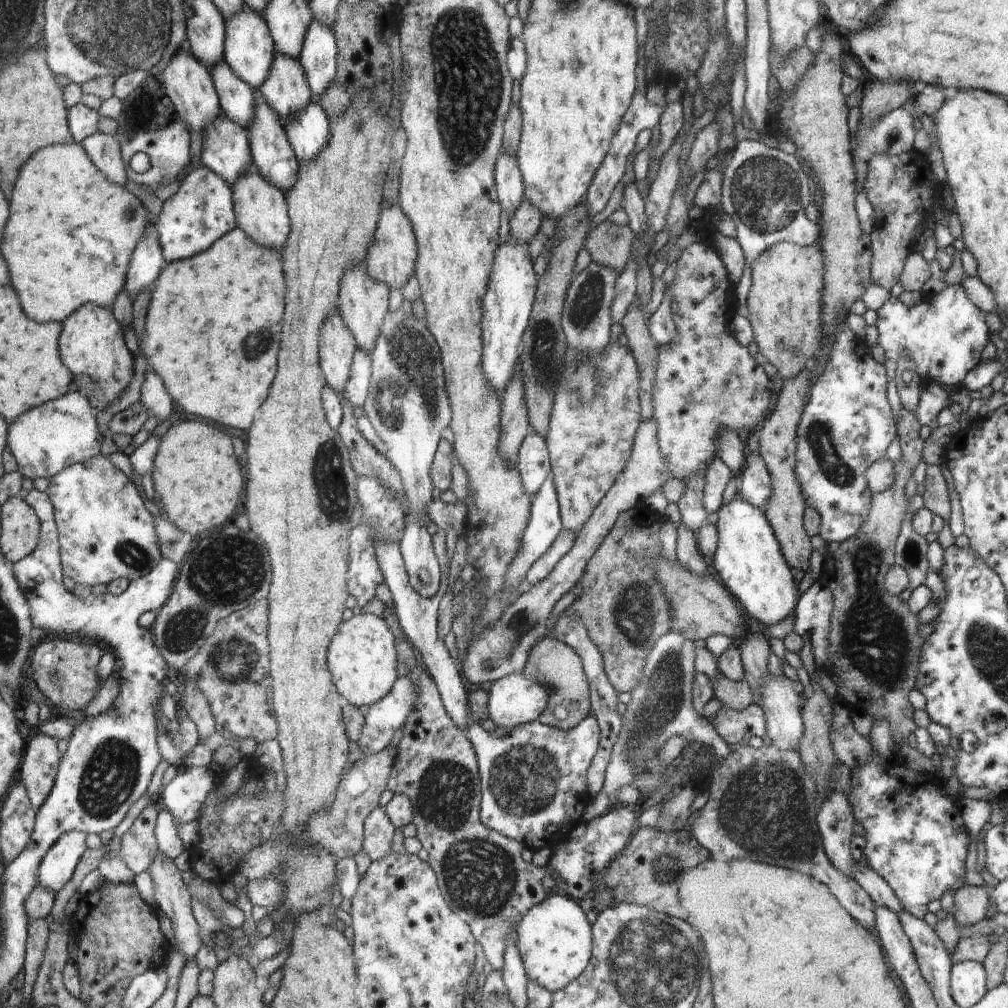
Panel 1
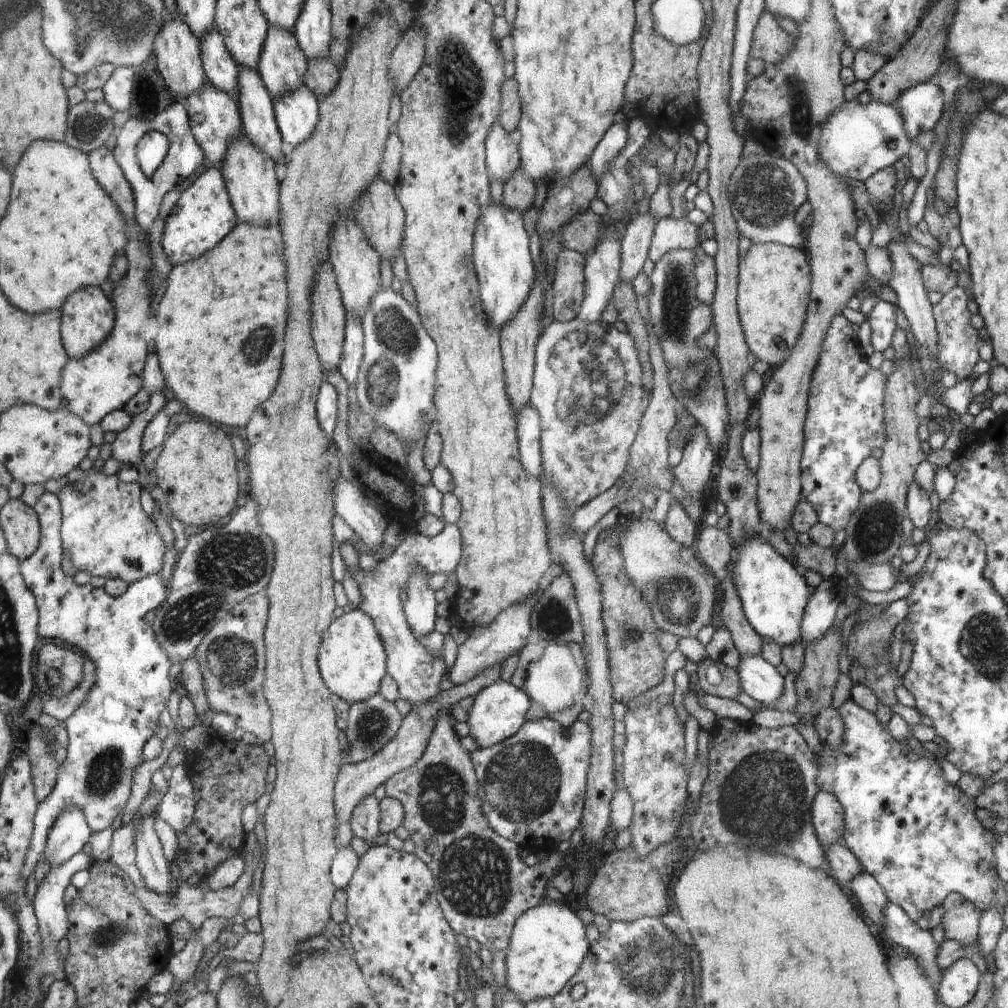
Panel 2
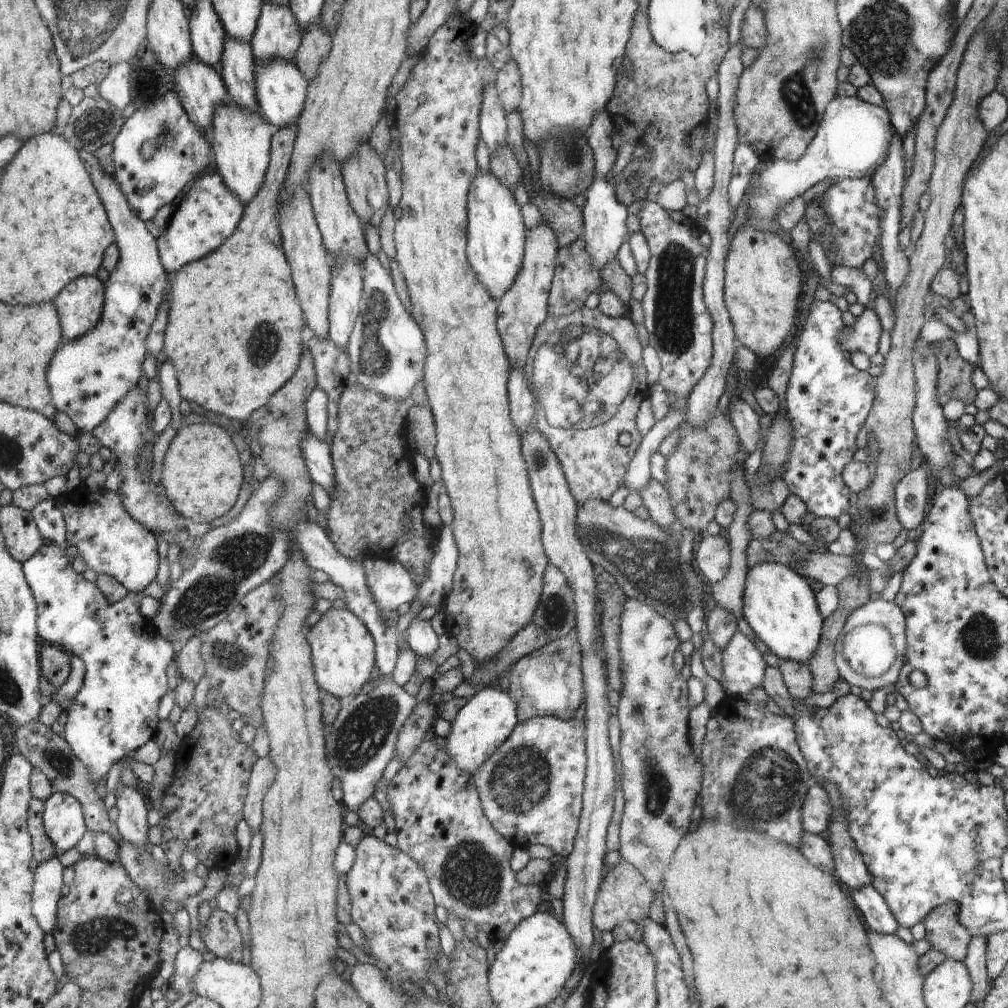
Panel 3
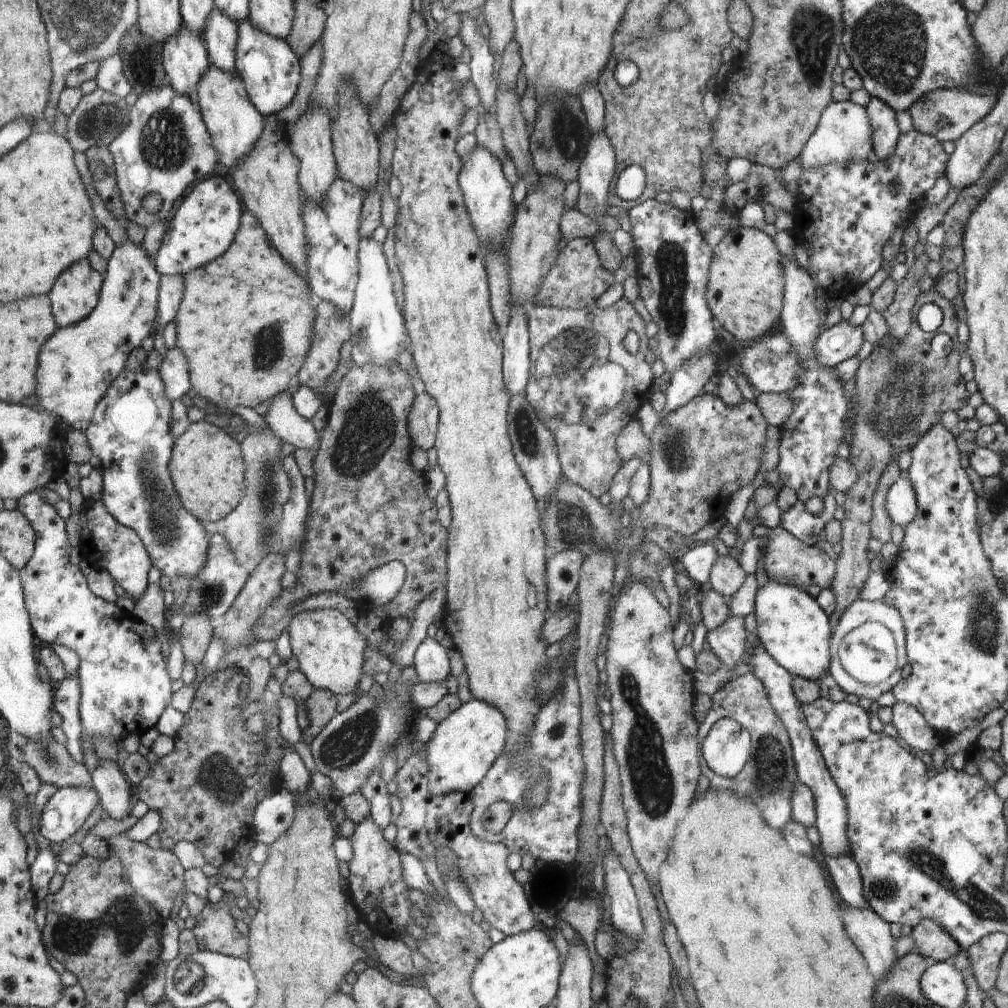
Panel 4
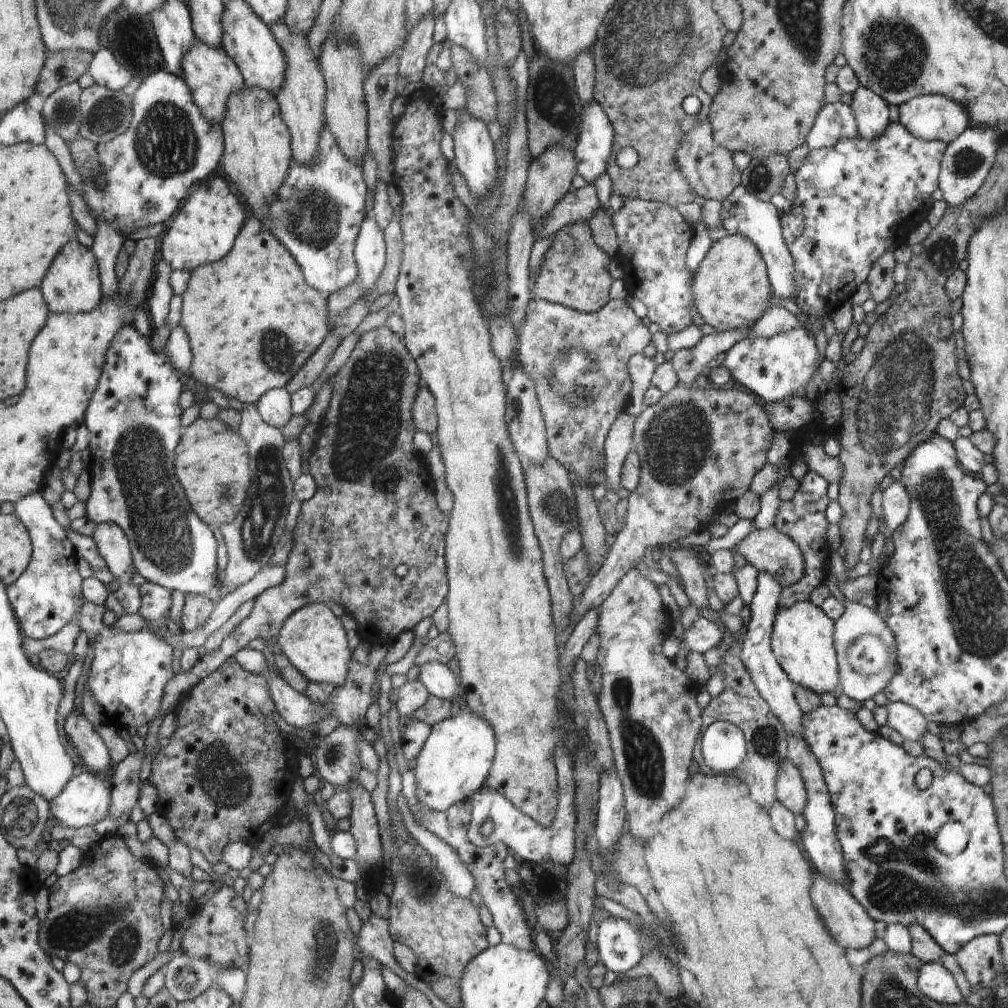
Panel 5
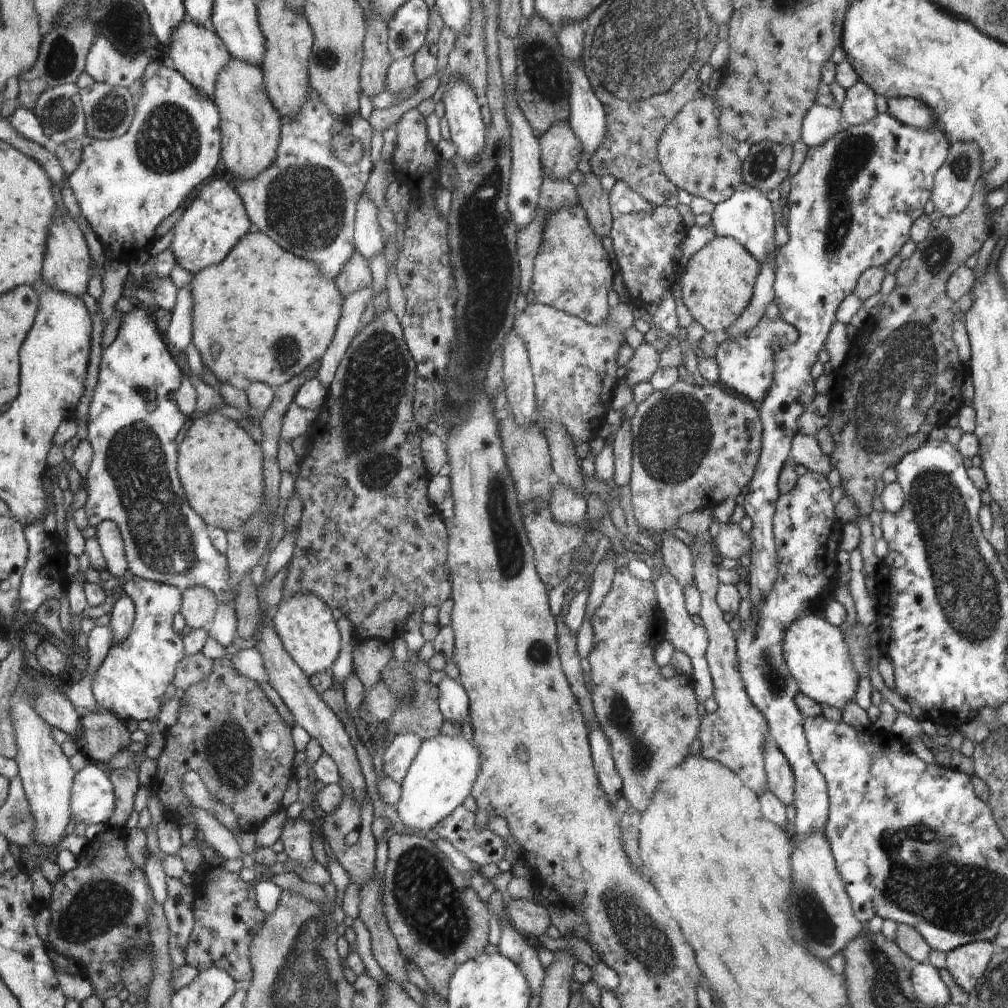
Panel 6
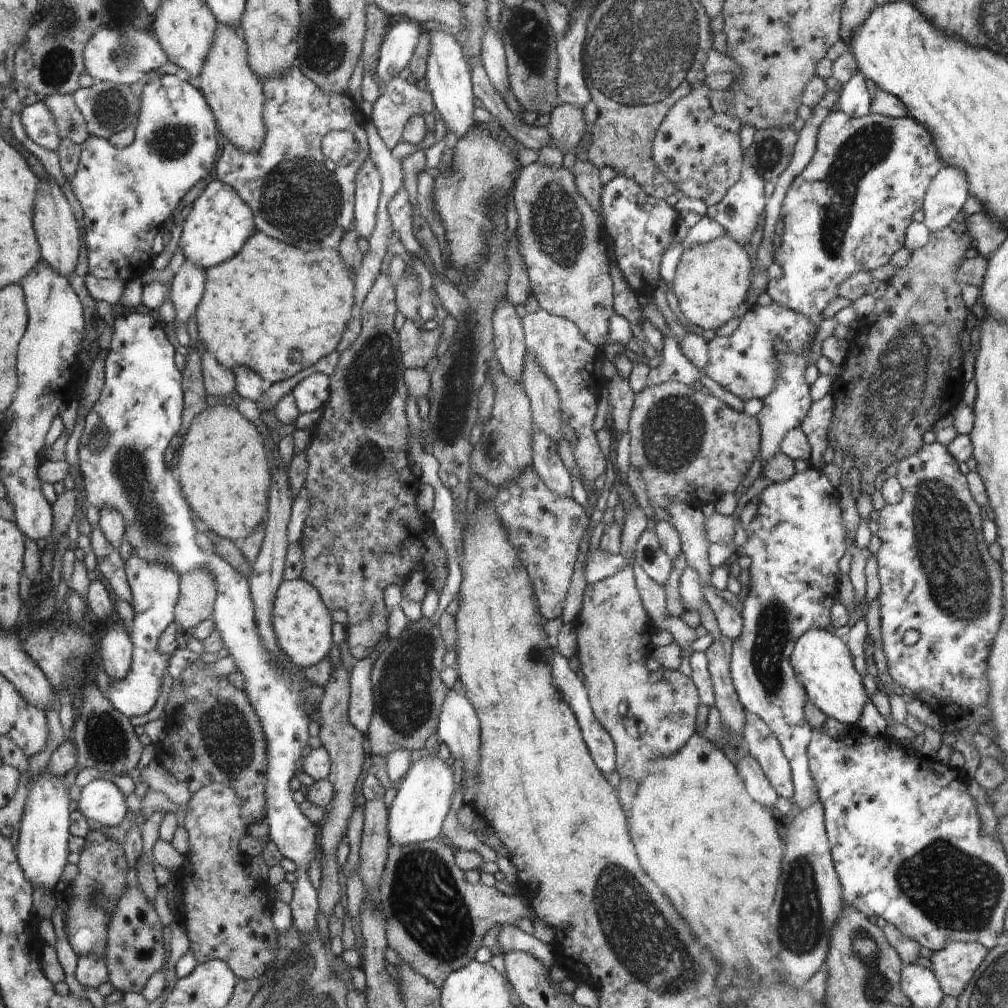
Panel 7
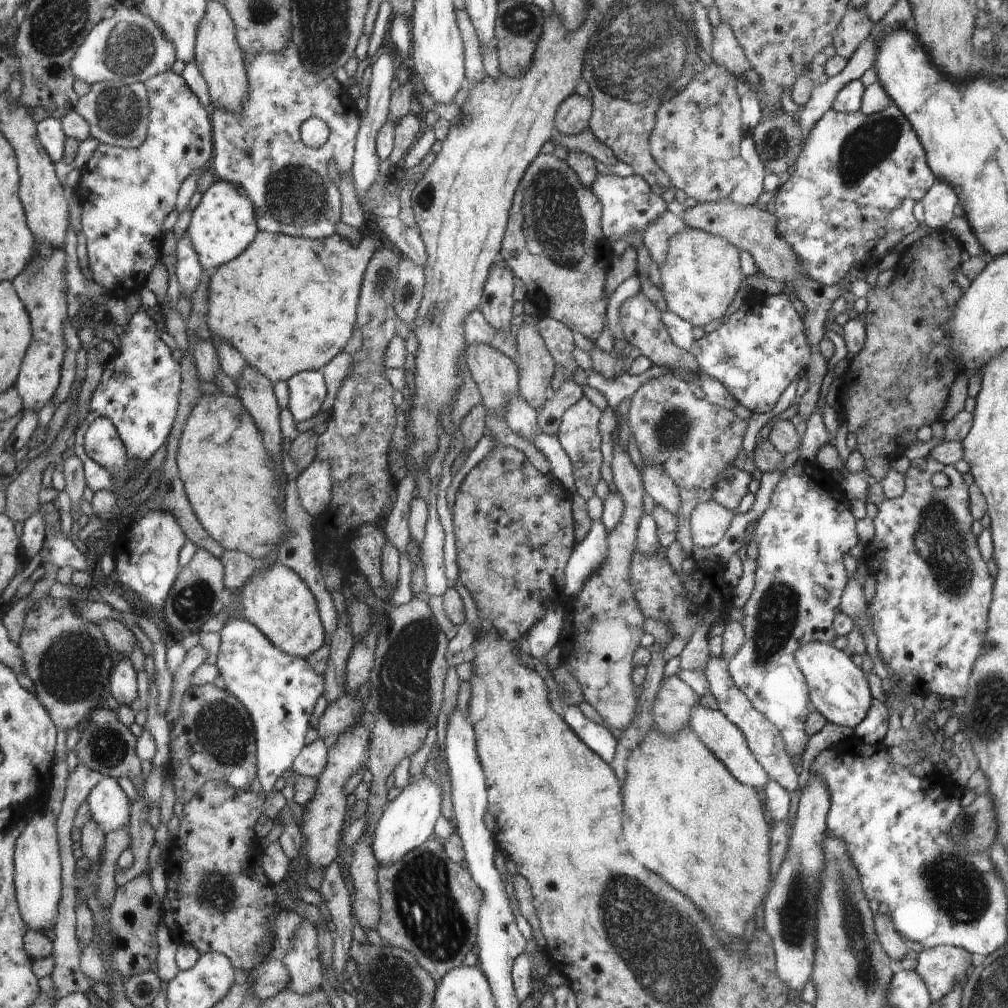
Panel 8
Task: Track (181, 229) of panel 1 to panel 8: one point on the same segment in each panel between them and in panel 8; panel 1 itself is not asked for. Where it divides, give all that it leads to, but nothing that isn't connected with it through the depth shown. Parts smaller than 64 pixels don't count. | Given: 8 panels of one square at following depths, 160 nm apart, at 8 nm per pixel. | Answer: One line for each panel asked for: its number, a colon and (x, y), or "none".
2: (203, 216)
3: (207, 215)
4: (204, 227)
5: (204, 231)
6: (215, 221)
7: (220, 223)
8: (222, 226)

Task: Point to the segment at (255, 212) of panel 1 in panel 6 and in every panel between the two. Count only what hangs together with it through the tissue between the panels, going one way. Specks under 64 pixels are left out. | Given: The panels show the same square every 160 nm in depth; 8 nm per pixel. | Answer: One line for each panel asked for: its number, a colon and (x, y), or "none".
2: (248, 171)
3: (242, 138)
4: (236, 125)
5: (212, 75)
6: (197, 51)

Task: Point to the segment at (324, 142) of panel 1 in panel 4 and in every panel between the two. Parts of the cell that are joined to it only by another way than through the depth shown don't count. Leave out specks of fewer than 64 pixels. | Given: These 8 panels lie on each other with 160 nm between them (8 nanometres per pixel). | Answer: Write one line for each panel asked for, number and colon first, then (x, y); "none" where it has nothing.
2: (297, 113)
3: (281, 88)
4: (270, 69)

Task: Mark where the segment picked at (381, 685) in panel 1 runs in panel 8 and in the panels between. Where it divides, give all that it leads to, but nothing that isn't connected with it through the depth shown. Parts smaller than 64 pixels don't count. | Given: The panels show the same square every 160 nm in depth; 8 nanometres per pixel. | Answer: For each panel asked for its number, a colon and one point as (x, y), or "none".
2: (351, 659)
3: (342, 651)
4: (326, 644)
5: (313, 639)
6: (304, 623)
7: (302, 624)
8: (276, 600)

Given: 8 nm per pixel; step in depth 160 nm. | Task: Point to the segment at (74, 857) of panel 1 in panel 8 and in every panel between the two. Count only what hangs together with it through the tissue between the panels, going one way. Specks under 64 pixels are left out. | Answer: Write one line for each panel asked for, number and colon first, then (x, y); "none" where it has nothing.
2: (70, 833)
3: (63, 818)
4: (66, 810)
5: (84, 802)
6: (93, 800)
7: (101, 800)
8: (109, 806)

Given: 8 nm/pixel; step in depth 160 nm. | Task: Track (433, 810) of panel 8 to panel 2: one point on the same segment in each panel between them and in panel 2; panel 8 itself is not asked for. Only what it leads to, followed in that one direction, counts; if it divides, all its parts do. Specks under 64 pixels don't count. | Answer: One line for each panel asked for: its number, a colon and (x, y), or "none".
2: (499, 711)
3: (489, 717)
4: (463, 748)
5: (456, 760)
6: (443, 772)
7: (418, 812)

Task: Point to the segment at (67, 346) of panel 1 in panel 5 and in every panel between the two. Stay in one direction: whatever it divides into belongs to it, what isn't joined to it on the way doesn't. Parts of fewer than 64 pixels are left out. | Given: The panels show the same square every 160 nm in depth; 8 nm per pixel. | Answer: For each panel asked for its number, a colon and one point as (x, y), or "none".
2: (89, 319)
3: (80, 307)
4: (76, 295)
5: (73, 286)

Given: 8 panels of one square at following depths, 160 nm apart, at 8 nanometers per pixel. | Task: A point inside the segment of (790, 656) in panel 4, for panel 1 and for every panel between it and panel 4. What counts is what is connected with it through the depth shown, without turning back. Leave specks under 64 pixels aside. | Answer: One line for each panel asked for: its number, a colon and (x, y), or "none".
1: (750, 561)
2: (774, 596)
3: (779, 606)

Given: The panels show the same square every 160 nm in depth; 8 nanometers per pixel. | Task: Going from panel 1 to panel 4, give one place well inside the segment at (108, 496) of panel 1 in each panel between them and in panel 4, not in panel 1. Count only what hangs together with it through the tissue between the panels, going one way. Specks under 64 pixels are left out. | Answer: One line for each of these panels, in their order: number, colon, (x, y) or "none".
2: (105, 531)
3: (110, 541)
4: (105, 543)

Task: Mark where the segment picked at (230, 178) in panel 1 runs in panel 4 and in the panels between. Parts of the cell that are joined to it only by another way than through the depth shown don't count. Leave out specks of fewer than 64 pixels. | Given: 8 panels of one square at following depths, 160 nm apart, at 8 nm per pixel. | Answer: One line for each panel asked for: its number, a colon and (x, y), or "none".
2: (215, 120)
3: (200, 87)
4: (186, 61)

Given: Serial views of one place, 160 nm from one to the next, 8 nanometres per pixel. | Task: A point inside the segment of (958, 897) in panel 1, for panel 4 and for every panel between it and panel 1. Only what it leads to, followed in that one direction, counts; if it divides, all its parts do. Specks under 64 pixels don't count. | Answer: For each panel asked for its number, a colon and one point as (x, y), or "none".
2: (961, 919)
3: (942, 928)
4: (931, 941)

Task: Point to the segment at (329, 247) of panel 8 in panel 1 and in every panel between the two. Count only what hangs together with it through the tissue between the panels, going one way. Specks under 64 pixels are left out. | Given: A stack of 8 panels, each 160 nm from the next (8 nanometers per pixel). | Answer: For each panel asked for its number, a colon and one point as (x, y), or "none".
1: (213, 329)
2: (221, 342)
3: (234, 324)
4: (246, 320)
5: (253, 320)
6: (246, 329)
7: (276, 309)

